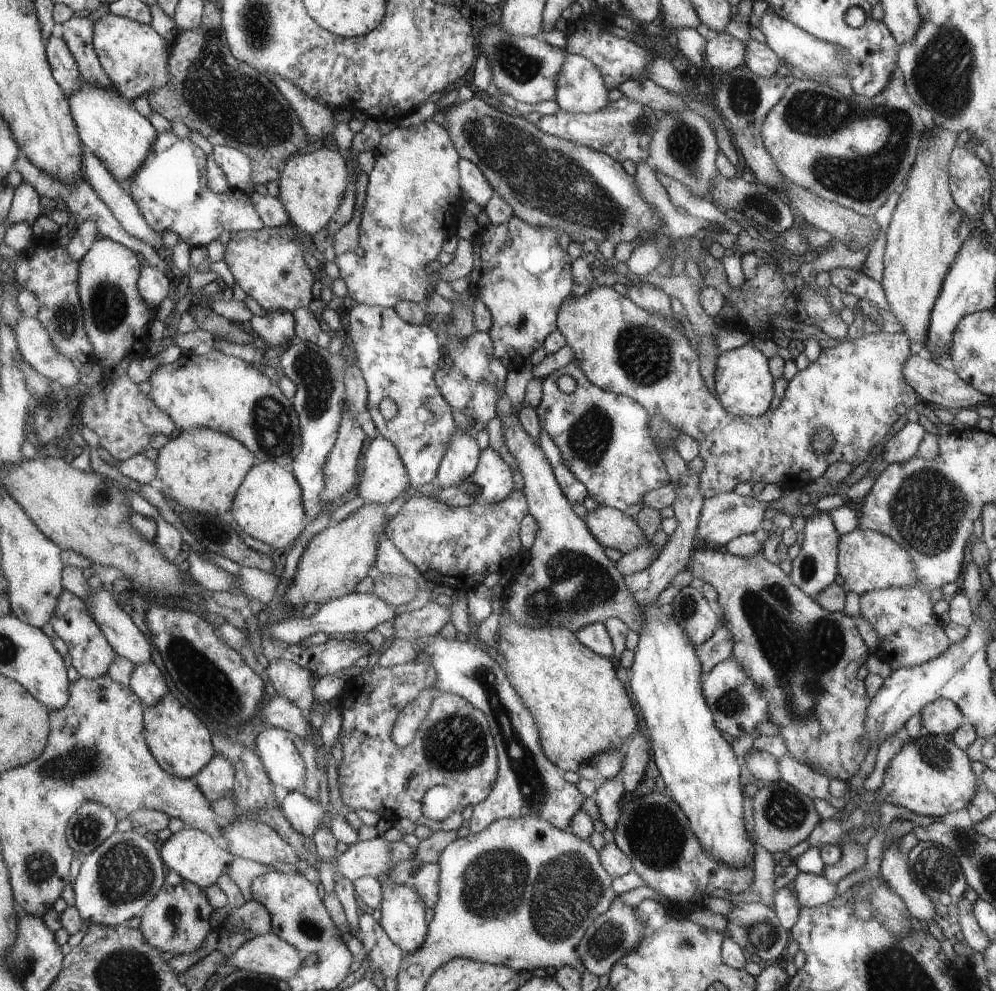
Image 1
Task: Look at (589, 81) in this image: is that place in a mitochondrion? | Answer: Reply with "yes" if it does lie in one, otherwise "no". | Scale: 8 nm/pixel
no

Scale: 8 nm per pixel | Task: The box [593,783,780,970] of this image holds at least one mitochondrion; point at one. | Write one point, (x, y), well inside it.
(655, 835)

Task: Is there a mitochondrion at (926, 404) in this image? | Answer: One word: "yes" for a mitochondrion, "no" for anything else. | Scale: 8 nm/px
no

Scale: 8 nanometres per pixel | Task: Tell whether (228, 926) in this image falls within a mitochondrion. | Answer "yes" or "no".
no

